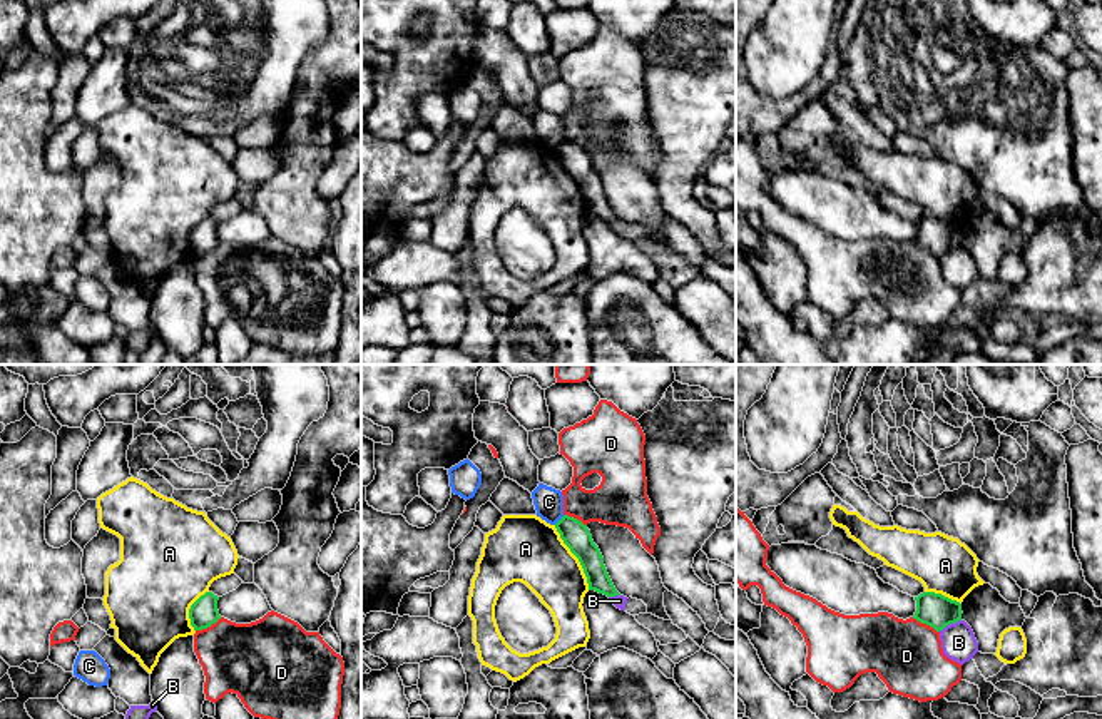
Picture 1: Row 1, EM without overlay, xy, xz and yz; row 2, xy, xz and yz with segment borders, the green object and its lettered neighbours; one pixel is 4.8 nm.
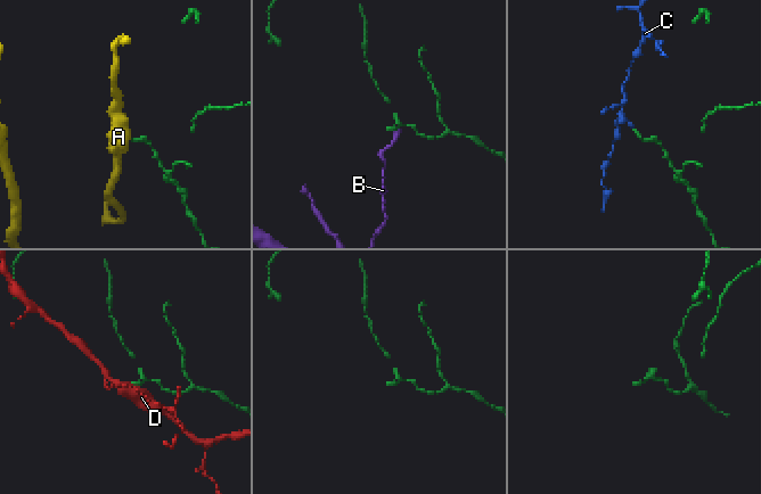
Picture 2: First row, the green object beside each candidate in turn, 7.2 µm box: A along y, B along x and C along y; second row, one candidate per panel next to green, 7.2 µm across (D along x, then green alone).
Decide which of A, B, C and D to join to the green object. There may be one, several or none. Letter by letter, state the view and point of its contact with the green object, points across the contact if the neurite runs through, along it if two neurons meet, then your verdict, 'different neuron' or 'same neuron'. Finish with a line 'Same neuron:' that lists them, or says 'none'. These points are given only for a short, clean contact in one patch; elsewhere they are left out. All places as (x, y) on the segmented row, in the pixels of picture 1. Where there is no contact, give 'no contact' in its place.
A: xz (576, 555) | different neuron
B: yz (948, 624) | along yz (960, 619), (938, 631) | different neuron
C: xz (561, 519) | along xz (564, 515), (554, 524) | different neuron
D: yz (925, 622) | along yz (912, 617), (932, 626), (938, 632) | different neuron
Same neuron: none

